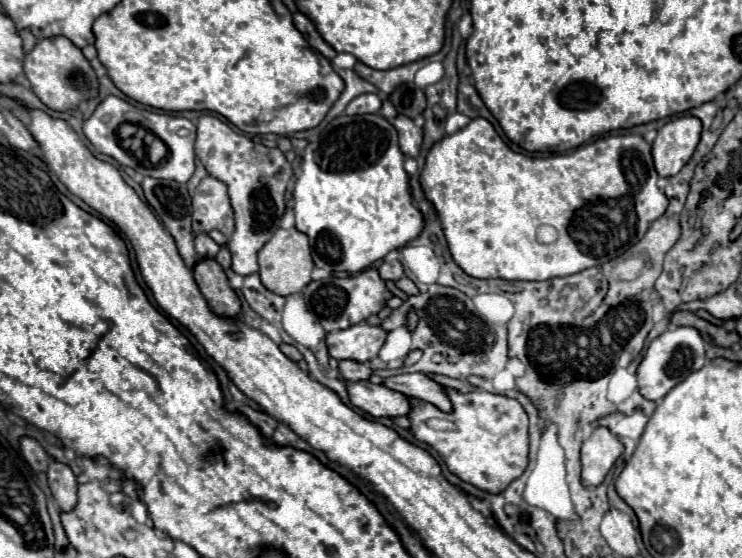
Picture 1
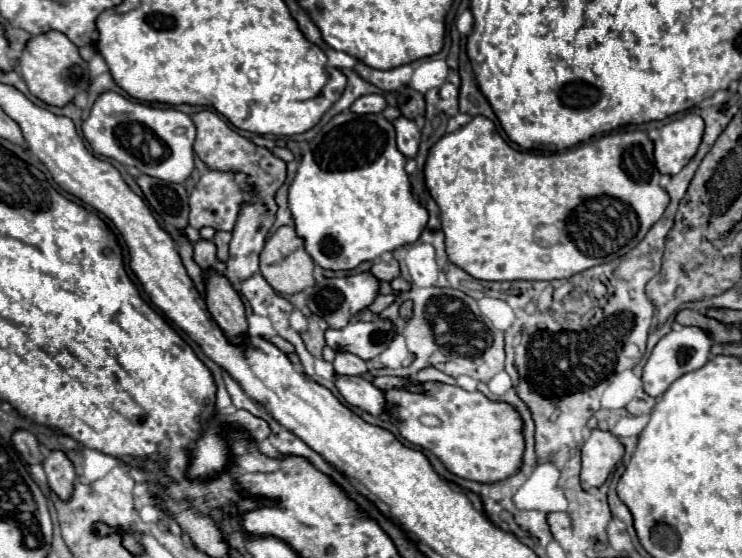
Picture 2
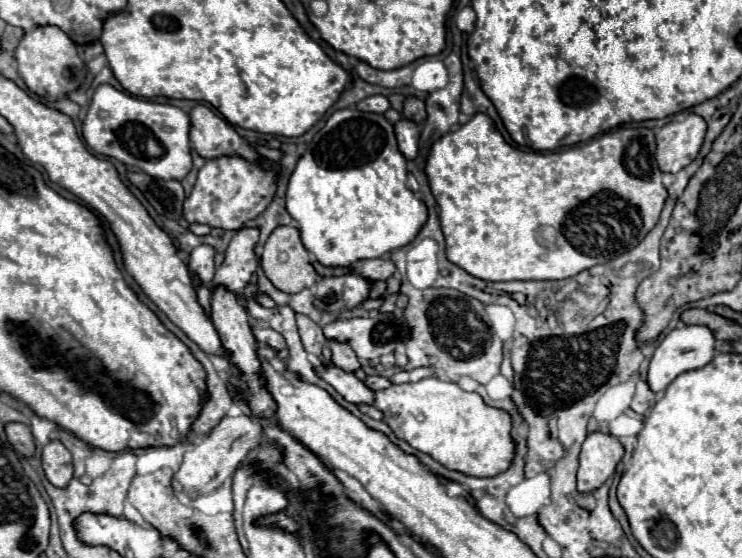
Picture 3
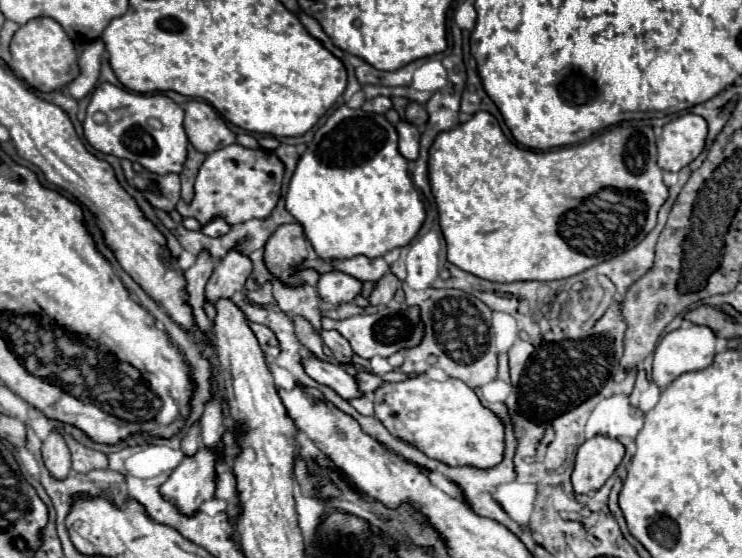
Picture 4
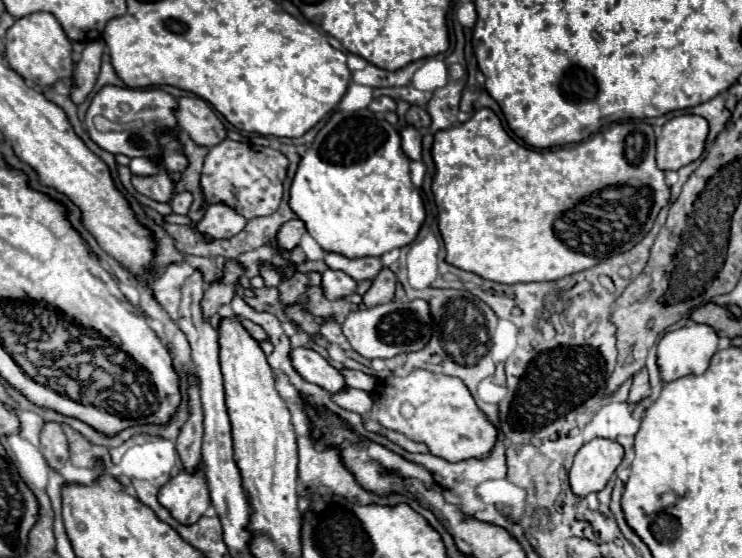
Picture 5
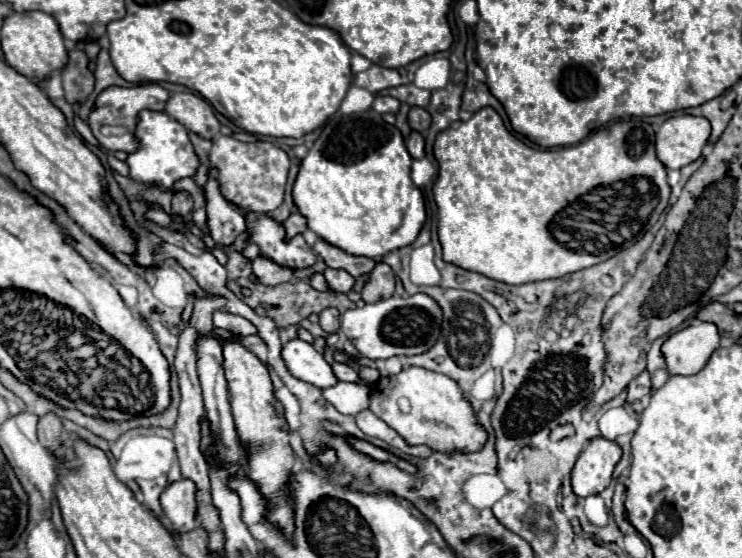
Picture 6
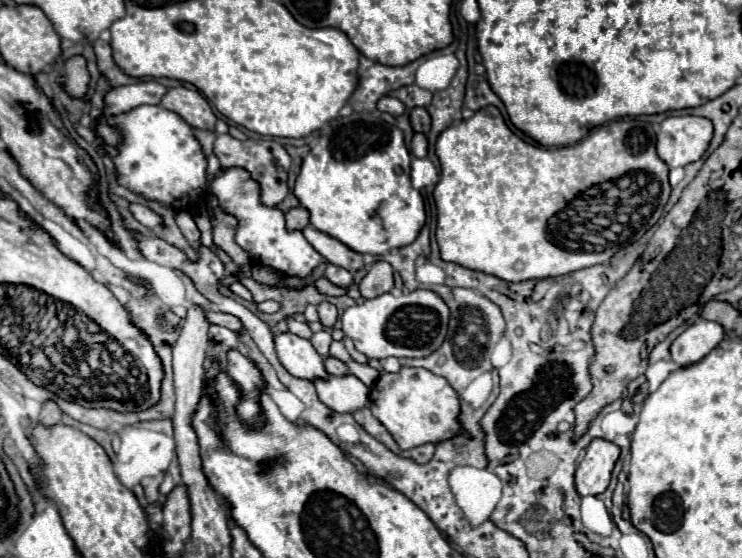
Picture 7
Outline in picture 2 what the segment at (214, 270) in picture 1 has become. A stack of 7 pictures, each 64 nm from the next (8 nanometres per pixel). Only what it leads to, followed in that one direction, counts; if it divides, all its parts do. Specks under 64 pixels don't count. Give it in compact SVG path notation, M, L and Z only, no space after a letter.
M214 270L206 274L206 306L216 324L222 328L224 336L228 336L228 342L244 346L248 336L244 304L232 284Z

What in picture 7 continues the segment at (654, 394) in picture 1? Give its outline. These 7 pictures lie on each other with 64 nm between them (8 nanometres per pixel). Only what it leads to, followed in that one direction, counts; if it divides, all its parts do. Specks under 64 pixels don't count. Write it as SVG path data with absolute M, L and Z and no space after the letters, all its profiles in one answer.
M696 320L688 326L672 344L672 360L678 366L688 366L702 360L710 350L714 350L724 340L724 328L710 320Z

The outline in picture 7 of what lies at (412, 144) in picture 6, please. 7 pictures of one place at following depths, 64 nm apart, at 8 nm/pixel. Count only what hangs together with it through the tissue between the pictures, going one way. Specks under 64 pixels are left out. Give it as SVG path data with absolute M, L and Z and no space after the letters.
M414 134L410 150L412 150L412 154L416 158L426 158L426 152L428 152L428 140L426 140L426 136L424 134Z

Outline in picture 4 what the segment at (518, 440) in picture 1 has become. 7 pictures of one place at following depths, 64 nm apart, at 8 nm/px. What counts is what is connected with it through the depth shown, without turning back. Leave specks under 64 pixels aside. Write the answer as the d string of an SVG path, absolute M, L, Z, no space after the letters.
M418 374L402 382L384 382L372 398L374 418L378 418L392 436L414 444L430 458L448 466L466 464L476 468L492 468L502 460L504 426L500 418L484 408L474 390L458 378L438 382L426 374Z

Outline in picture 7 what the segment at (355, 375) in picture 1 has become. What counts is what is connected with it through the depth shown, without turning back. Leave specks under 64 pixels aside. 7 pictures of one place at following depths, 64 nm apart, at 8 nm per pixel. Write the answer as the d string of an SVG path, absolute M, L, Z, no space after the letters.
M320 302L318 304L318 314L320 314L320 322L324 324L324 328L332 328L336 322L336 306L330 302Z

